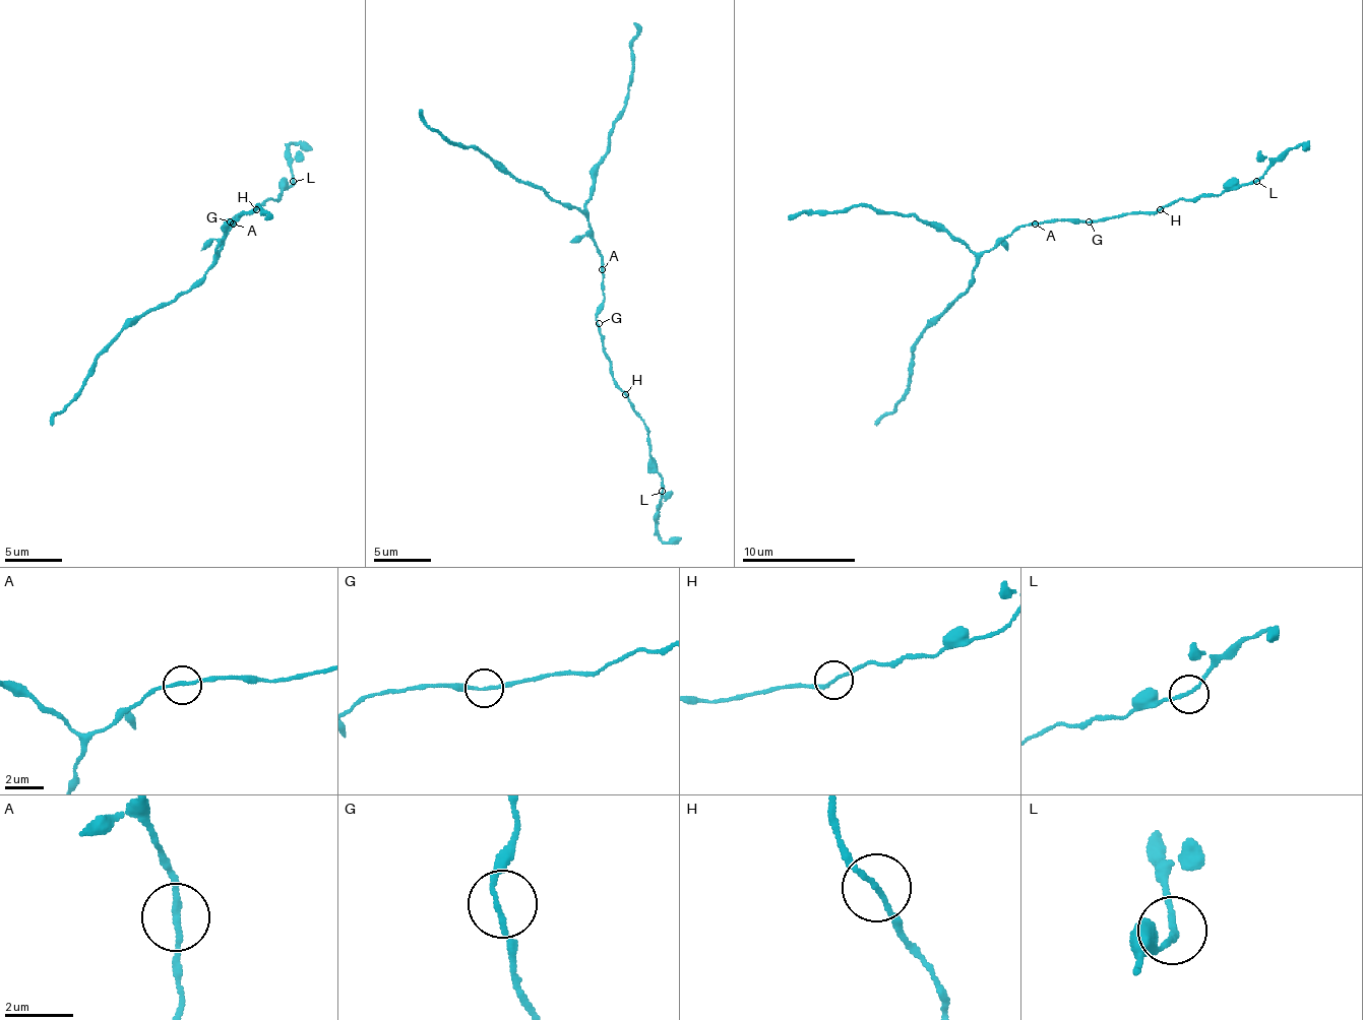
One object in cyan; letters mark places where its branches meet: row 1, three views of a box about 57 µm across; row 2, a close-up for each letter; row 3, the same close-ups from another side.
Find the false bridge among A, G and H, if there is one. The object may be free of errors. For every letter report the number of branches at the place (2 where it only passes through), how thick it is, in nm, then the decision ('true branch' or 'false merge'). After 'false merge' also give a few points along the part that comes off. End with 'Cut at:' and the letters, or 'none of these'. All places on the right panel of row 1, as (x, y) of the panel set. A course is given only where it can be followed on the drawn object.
A: branches 2; calibre 170 nm; true branch
G: branches 2; calibre 140 nm; true branch
H: branches 2; calibre 140 nm; true branch
Cut at: none of these

